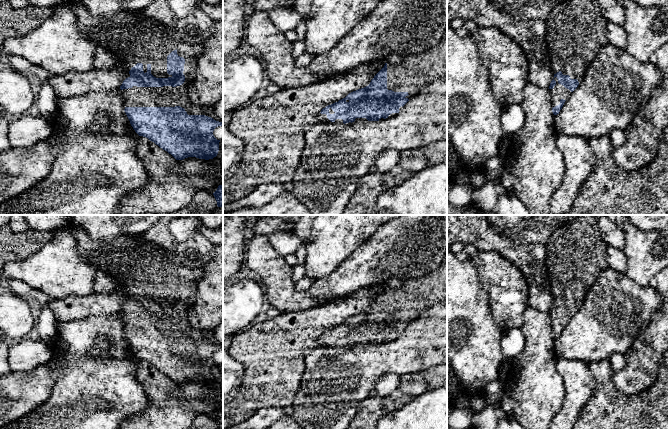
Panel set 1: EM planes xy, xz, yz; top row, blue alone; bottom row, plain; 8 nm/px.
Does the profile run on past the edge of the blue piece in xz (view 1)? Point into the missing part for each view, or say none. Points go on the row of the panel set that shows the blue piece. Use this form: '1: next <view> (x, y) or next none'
1: next xz (358, 120)

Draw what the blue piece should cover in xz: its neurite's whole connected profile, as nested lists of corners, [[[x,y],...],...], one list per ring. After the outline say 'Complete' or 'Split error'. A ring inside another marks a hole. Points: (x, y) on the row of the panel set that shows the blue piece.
[[[385,63],[368,86],[326,106],[316,120],[346,125],[384,121],[402,110],[409,101],[408,95],[408,92],[394,92],[387,89],[387,63]]]. Split error

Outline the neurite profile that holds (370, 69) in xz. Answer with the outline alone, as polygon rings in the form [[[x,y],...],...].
[[[364,63],[345,76],[326,82],[283,88],[272,96],[252,100],[247,107],[236,110],[227,127],[233,135],[243,141],[244,152],[235,174],[223,184],[223,207],[249,195],[257,185],[292,182],[305,145],[304,128],[315,122],[318,114],[326,106],[368,86],[385,63]]]

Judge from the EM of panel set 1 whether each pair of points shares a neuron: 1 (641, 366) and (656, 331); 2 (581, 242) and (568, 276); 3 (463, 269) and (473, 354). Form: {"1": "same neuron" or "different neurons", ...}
{"1": "same neuron", "2": "same neuron", "3": "same neuron"}

